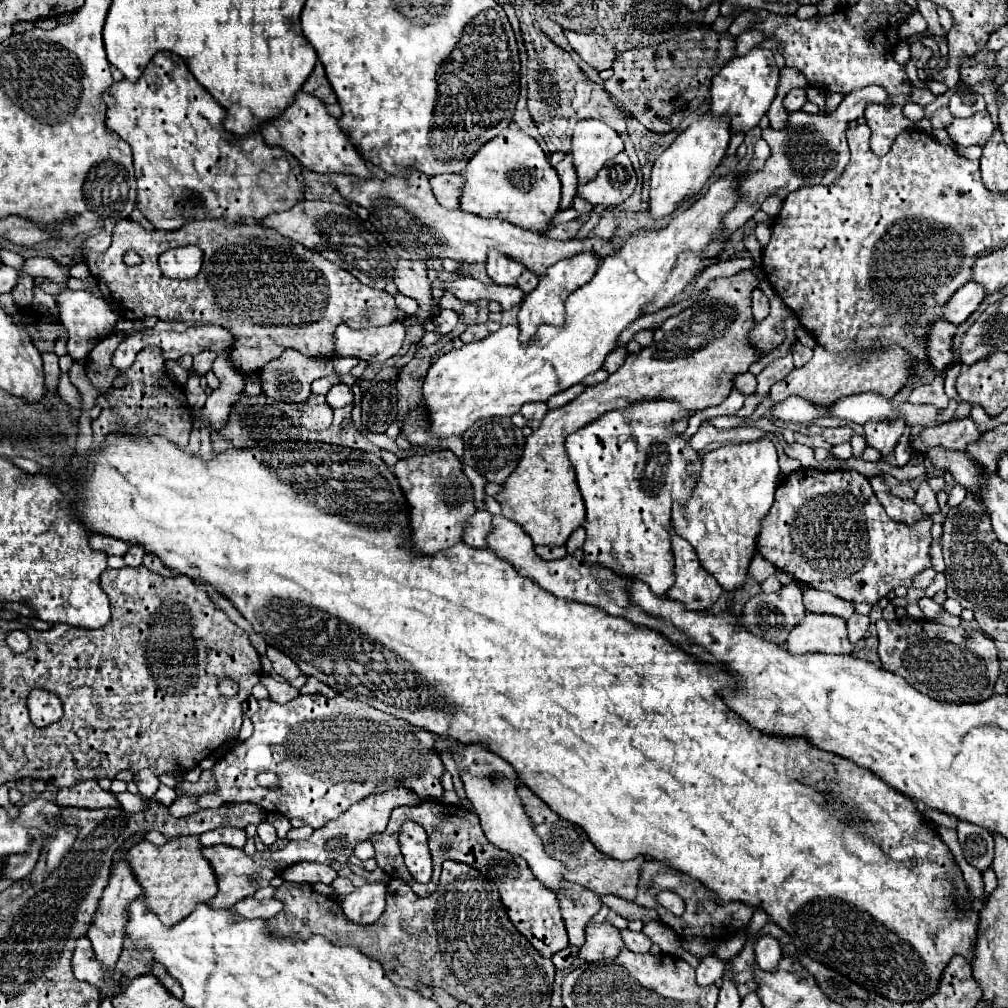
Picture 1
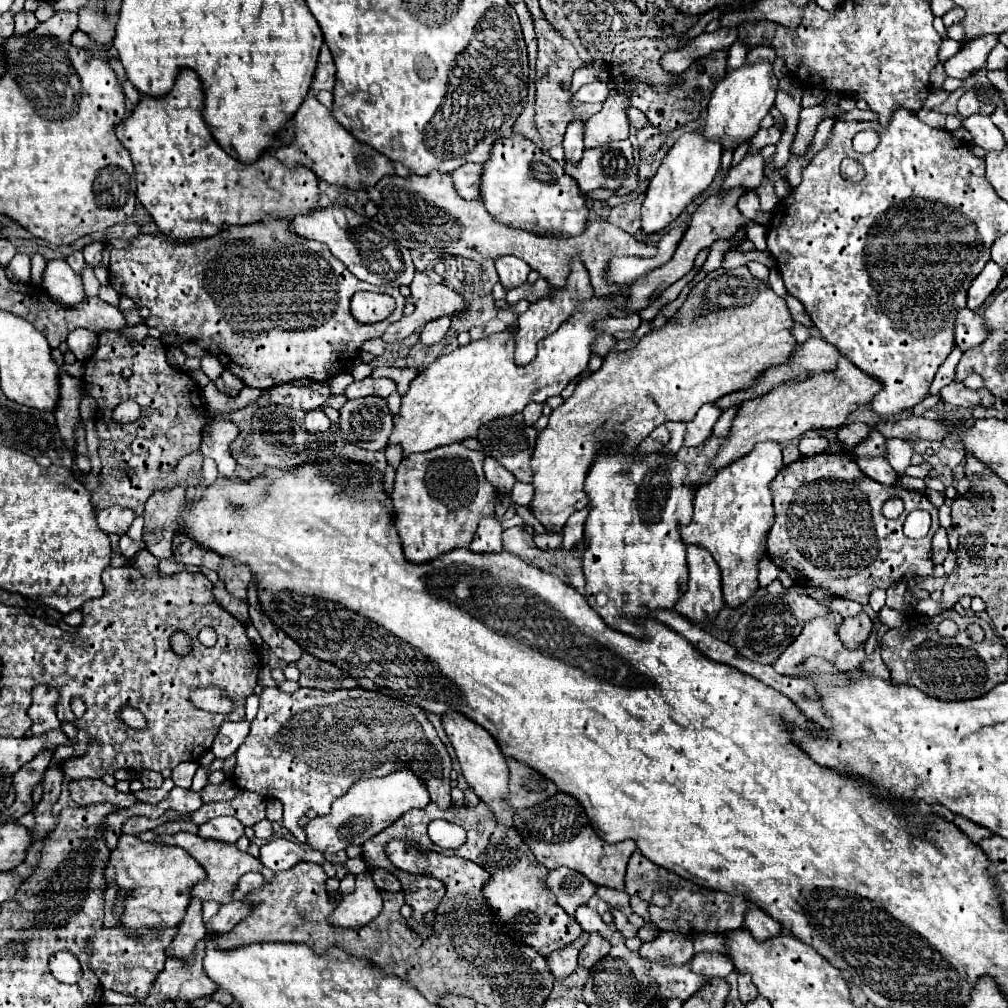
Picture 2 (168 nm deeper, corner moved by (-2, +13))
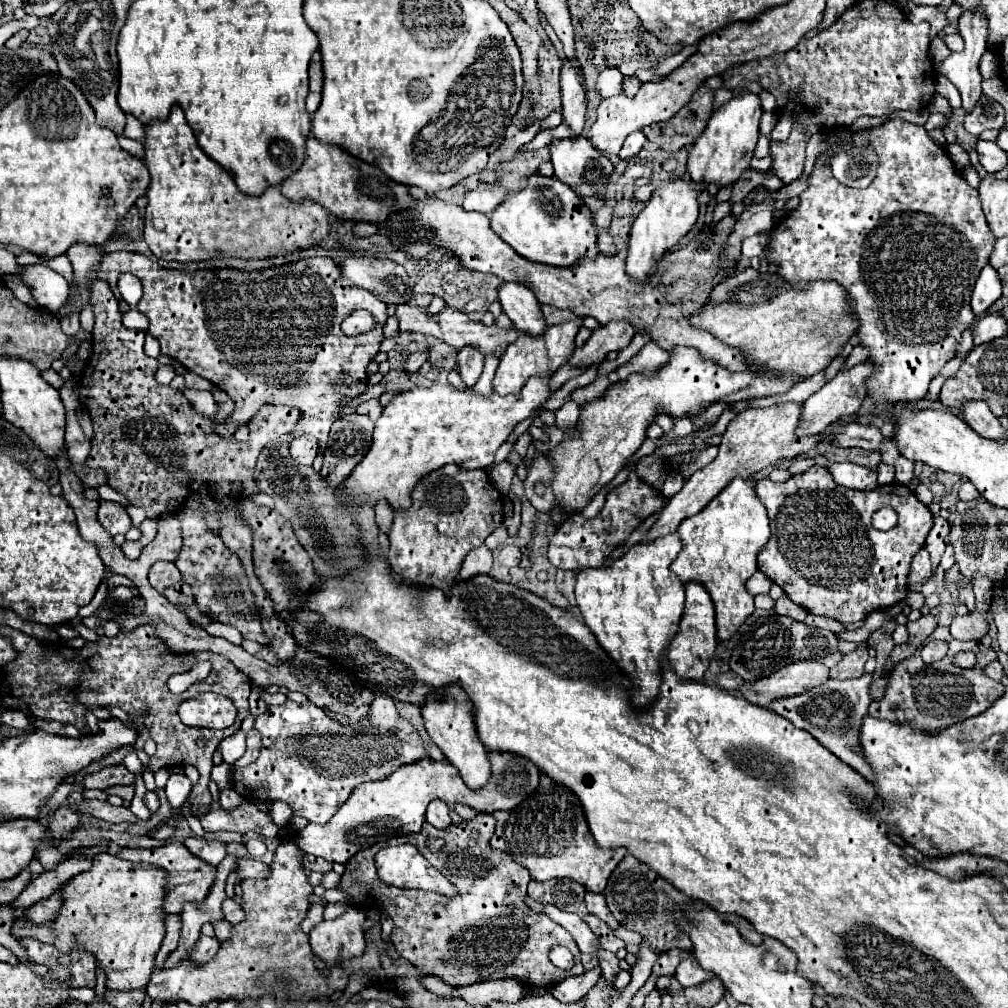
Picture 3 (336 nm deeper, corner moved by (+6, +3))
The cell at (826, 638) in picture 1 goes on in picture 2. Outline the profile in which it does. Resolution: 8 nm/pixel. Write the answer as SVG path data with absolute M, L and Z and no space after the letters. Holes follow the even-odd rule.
M827 613L827 617L817 617L815 621L809 621L805 627L803 627L803 633L781 653L781 657L773 663L773 669L779 673L779 675L789 675L789 677L799 677L803 675L805 671L801 669L801 665L805 663L805 659L809 657L823 657L827 659L837 671L847 671L847 669L855 669L859 667L863 661L865 661L865 651L863 647L859 647L855 653L847 653L847 649L843 649L843 643L839 641L837 633L835 633L835 625L841 623L843 617L839 613Z

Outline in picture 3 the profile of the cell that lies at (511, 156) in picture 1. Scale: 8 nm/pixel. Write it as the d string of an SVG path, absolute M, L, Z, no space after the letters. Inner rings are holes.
M533 173L527 177L525 187L509 191L505 201L491 213L491 229L509 243L521 257L537 263L569 267L581 257L595 259L597 239L591 211L583 201L555 177Z

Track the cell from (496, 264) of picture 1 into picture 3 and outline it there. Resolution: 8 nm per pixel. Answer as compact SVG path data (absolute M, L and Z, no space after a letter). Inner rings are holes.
M503 281L499 287L499 303L519 331L527 331L531 335L543 333L547 323L539 309L539 301L525 285Z

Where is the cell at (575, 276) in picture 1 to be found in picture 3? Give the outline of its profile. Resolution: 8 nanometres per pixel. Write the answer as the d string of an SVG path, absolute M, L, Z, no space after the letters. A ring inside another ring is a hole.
M577 317L575 321L567 321L561 325L549 325L541 335L529 335L529 333L519 333L517 343L511 343L497 367L495 379L493 379L493 391L499 395L509 395L509 393L519 393L523 383L533 377L533 375L551 375L557 371L573 353L575 349L575 335L579 327L583 325L583 319Z

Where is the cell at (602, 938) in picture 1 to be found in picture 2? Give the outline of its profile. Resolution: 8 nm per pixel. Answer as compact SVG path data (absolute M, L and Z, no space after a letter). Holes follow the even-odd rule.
M591 935L591 939L587 941L587 945L579 953L579 967L591 969L599 959L603 959L609 953L609 947L611 945L603 937Z

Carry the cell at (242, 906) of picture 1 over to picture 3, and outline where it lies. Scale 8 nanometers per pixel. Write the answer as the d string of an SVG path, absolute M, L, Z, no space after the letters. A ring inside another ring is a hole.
M201 935L189 957L195 963L203 965L203 963L207 963L217 953L217 949L219 949L219 939L217 937L205 937L205 935Z

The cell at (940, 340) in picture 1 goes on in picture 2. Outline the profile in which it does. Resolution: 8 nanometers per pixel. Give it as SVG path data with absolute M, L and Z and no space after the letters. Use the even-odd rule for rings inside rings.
M963 309L959 311L959 317L957 317L957 327L955 327L955 343L967 351L975 345L979 345L981 341L987 339L991 331L985 329L985 321L981 315L973 313L971 309Z

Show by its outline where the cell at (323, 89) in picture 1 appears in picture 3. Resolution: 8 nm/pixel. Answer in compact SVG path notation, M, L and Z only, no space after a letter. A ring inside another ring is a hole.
M315 51L309 65L309 91L321 93L321 87L323 87L323 65L321 65L321 53Z

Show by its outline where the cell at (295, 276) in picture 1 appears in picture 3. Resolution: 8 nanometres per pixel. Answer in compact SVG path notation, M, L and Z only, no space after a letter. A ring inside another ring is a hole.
M117 251L105 253L99 261L99 279L111 285L113 295L119 301L119 311L127 313L129 303L123 301L117 277L121 273L133 273L143 283L143 299L137 303L149 319L149 333L159 341L161 353L175 357L185 369L205 377L219 389L223 389L233 401L235 411L217 427L217 433L231 437L237 425L249 423L253 413L263 403L283 403L297 407L303 413L297 425L297 435L313 435L319 441L319 453L325 451L329 429L337 419L339 405L345 397L355 397L367 387L367 365L375 359L383 341L383 327L387 321L387 305L359 287L345 287L339 277L339 267L329 257L307 257L297 263L269 267L261 271L239 271L239 269L201 269L193 273L163 269L141 253ZM355 309L369 309L377 319L377 337L345 337L339 329L341 321Z

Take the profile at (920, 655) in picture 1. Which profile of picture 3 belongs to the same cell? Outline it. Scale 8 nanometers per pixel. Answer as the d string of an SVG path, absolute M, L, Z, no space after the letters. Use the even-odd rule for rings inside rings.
M949 635L939 637L939 639L949 641L949 653L941 661L927 665L915 653L915 655L909 655L907 659L903 659L903 663L893 663L889 673L885 673L887 687L885 687L883 699L873 701L869 705L869 711L873 717L889 719L893 723L911 723L913 727L923 729L923 731L937 731L939 727L943 729L943 727L963 721L971 715L979 715L981 711L991 707L991 703L995 699L999 699L1003 695L1005 687L1001 683L985 677L981 671L989 661L997 659L997 655L991 647L985 649L977 641L957 641L957 639L951 639ZM961 651L977 653L977 663L973 669L961 669L953 663L953 657Z

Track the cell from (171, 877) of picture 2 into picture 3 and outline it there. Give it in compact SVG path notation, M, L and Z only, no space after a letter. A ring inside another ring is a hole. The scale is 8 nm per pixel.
M97 853L95 863L91 869L75 875L65 883L63 893L63 909L51 927L33 927L23 921L23 911L17 911L13 923L13 937L35 937L43 943L55 945L59 951L71 951L73 945L81 945L83 949L91 951L97 957L97 963L107 975L107 987L129 991L129 989L145 989L151 979L153 959L161 947L165 935L165 917L163 901L165 901L165 885L167 885L167 871L159 867L151 867L147 863L131 863L111 853Z

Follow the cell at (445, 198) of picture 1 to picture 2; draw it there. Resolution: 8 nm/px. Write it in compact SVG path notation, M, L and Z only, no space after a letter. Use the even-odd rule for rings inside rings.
M467 163L451 173L455 189L463 199L481 197L481 173L483 173L483 165L475 165L475 163Z

